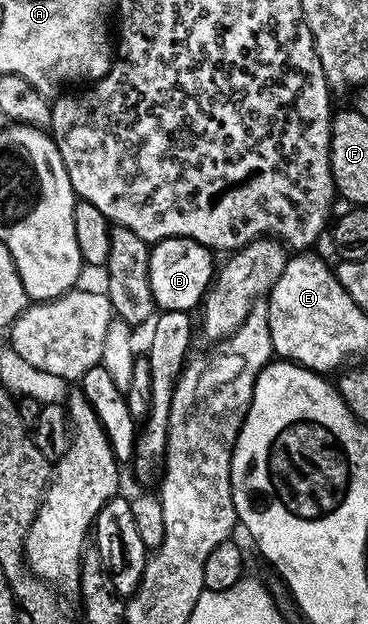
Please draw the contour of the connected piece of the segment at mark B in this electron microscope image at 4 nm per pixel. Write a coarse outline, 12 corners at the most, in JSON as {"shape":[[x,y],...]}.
{"shape":[[159,239],[148,253],[161,312],[201,306],[213,252],[193,239]]}

